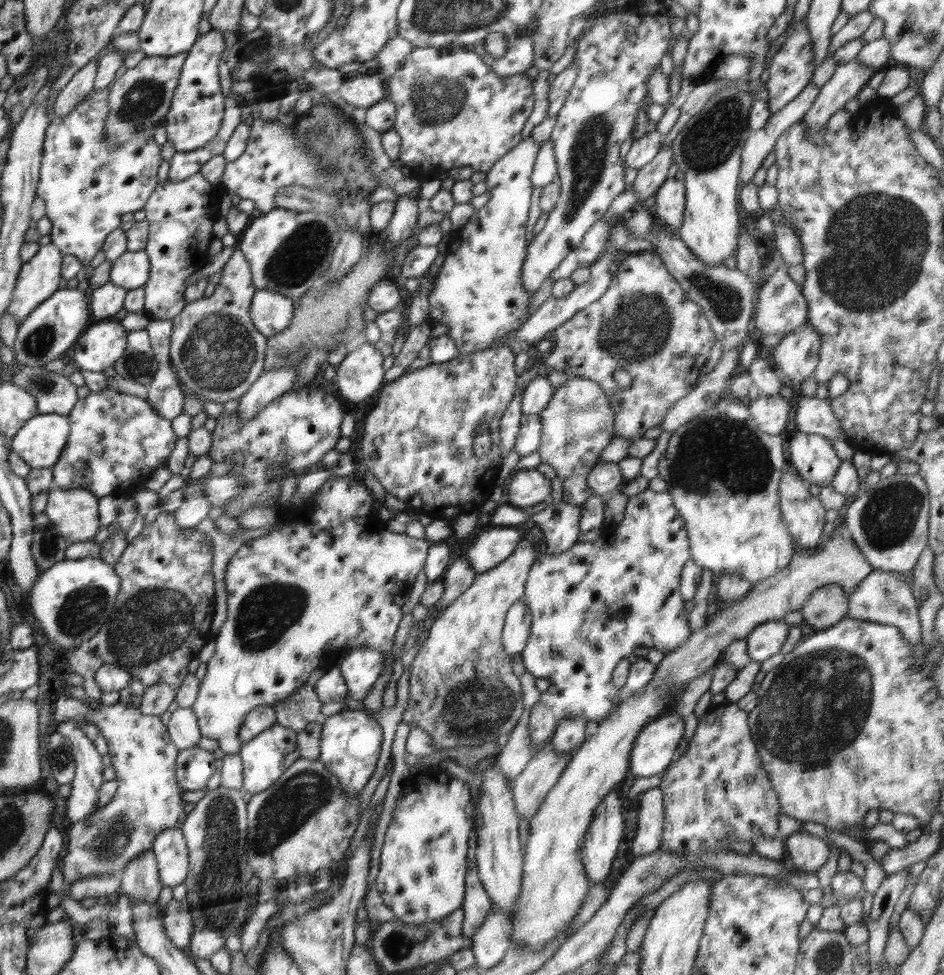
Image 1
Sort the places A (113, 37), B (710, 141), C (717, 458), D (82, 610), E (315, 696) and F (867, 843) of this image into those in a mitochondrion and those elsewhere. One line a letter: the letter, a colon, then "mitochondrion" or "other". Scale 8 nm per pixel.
A: other
B: mitochondrion
C: mitochondrion
D: mitochondrion
E: other
F: other

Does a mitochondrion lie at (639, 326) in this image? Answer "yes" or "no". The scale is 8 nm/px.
yes

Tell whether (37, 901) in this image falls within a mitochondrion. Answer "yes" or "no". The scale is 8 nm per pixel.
no

